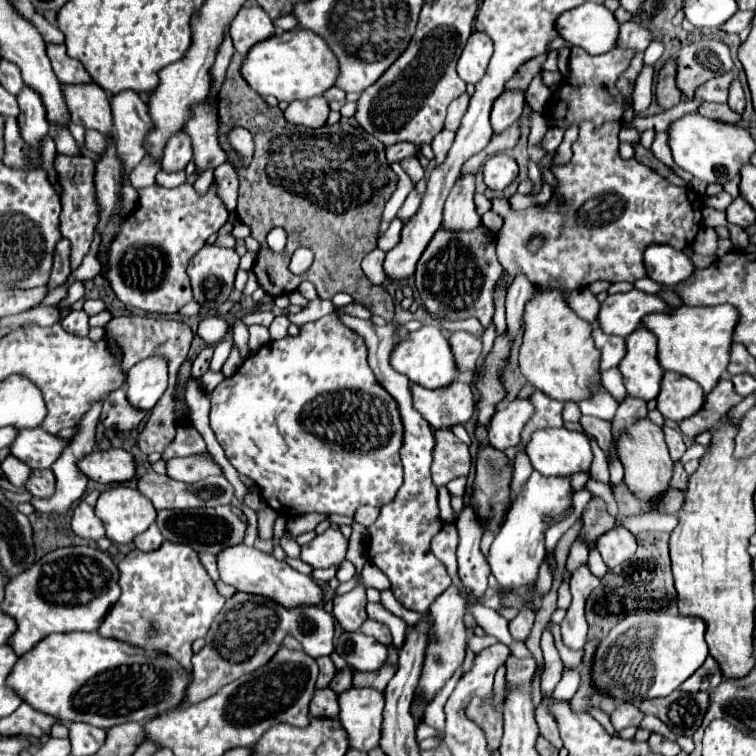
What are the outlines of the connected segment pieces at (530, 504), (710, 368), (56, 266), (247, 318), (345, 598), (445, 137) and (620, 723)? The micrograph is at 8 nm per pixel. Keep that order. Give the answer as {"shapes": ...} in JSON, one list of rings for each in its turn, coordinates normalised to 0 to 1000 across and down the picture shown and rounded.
{"shapes":[[[[705,624],[697,640],[692,643],[689,656],[676,669],[668,693],[663,696],[649,730],[644,735],[647,749],[657,770],[668,780],[684,780],[689,775],[702,775],[710,767],[713,749],[721,741],[721,701],[724,693],[718,690],[718,680],[739,683],[755,669],[755,640],[750,630],[716,630]]],[[[954,402],[940,407],[901,405],[888,415],[861,415],[856,423],[851,423],[851,431],[869,444],[872,479],[880,489],[906,495],[925,505],[933,519],[940,519],[948,511],[954,495],[962,489],[975,426],[978,415],[972,413],[972,405]]],[[[83,315],[78,323],[75,323],[75,331],[73,331],[73,347],[70,347],[70,357],[67,357],[67,368],[65,368],[65,376],[62,381],[73,381],[73,378],[81,378],[91,360],[94,360],[94,352],[91,352],[91,339],[94,339],[94,323],[89,320],[89,315]]],[[[340,410],[340,413],[329,413],[324,418],[319,418],[319,423],[332,431],[332,429],[348,429],[348,431],[356,431],[361,426],[364,415],[356,413],[356,410]]],[[[470,757],[470,765],[472,765],[472,775],[459,786],[446,786],[440,794],[440,815],[448,823],[448,828],[459,836],[475,833],[475,828],[485,817],[485,810],[483,810],[485,791],[483,791],[478,759]]],[[[583,172],[575,185],[573,185],[573,201],[575,201],[575,212],[578,212],[578,220],[583,220],[591,209],[591,198],[597,196],[597,188],[602,183],[602,175],[594,175],[594,172]]],[[[829,929],[819,931],[813,937],[813,942],[808,944],[808,958],[811,958],[813,966],[824,966],[829,960],[845,960],[848,952],[851,952],[848,939],[843,934],[837,934],[837,931],[829,931]]]]}

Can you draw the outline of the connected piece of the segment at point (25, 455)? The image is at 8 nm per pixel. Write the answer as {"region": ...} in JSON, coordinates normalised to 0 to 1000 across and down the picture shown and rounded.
{"region":[[[54,566],[25,569],[12,598],[20,606],[25,606],[28,611],[52,622],[52,619],[67,619],[67,614],[78,606],[81,595],[89,587],[91,587],[91,582],[78,582],[75,577],[67,577],[67,574],[57,571]]]}

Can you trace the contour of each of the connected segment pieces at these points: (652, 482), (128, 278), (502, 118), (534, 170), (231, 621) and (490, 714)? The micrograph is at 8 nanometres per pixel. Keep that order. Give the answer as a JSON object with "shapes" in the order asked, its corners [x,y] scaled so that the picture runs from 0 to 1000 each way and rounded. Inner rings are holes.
{"shapes":[[[[845,553],[837,563],[829,563],[813,585],[819,608],[827,619],[827,638],[829,643],[840,651],[840,656],[851,667],[861,667],[874,651],[885,646],[885,632],[890,627],[890,608],[885,603],[882,587],[880,587],[880,574],[874,563],[866,563],[858,553]]],[[[208,243],[184,251],[184,275],[171,283],[163,296],[157,312],[144,325],[144,347],[142,347],[142,370],[147,373],[149,386],[155,394],[168,402],[179,405],[189,413],[200,415],[234,415],[239,405],[255,397],[253,376],[245,362],[247,347],[271,325],[274,315],[300,294],[303,280],[292,262],[284,257],[284,246],[276,249],[271,259],[263,259],[253,243],[239,243],[229,251],[213,249]]],[[[665,122],[649,146],[649,169],[655,177],[665,175],[668,169],[679,167],[684,156],[689,153],[694,140],[694,124],[692,122]]],[[[700,209],[698,212],[698,226],[700,226],[700,235],[706,242],[706,249],[704,251],[702,258],[708,259],[713,255],[717,247],[717,239],[716,239],[716,229],[712,221],[706,218],[706,214]]],[[[321,783],[308,786],[298,796],[295,807],[284,815],[269,860],[255,865],[255,902],[247,913],[247,929],[242,934],[266,929],[290,915],[298,905],[306,905],[311,897],[351,881],[372,857],[372,849],[380,839],[393,844],[401,860],[406,860],[406,865],[414,870],[435,868],[440,862],[440,815],[427,802],[377,807],[377,802],[366,802],[366,796],[358,796],[356,791]]],[[[626,926],[623,934],[618,937],[618,947],[626,950],[644,971],[647,989],[655,995],[663,981],[665,971],[665,937],[649,937],[649,926],[644,929],[631,929]]]]}

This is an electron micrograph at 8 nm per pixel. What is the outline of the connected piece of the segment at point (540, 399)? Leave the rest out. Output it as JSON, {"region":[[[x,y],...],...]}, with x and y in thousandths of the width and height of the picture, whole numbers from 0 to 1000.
{"region":[[[708,516],[700,529],[708,540],[708,548],[694,561],[694,566],[689,571],[689,585],[684,590],[679,590],[676,595],[671,595],[671,606],[676,616],[680,614],[681,601],[694,598],[697,585],[702,582],[702,574],[708,569],[713,569],[713,566],[742,566],[745,563],[745,553],[742,553],[745,532],[734,532],[731,526],[724,526],[724,521],[718,521],[716,516]]]}

